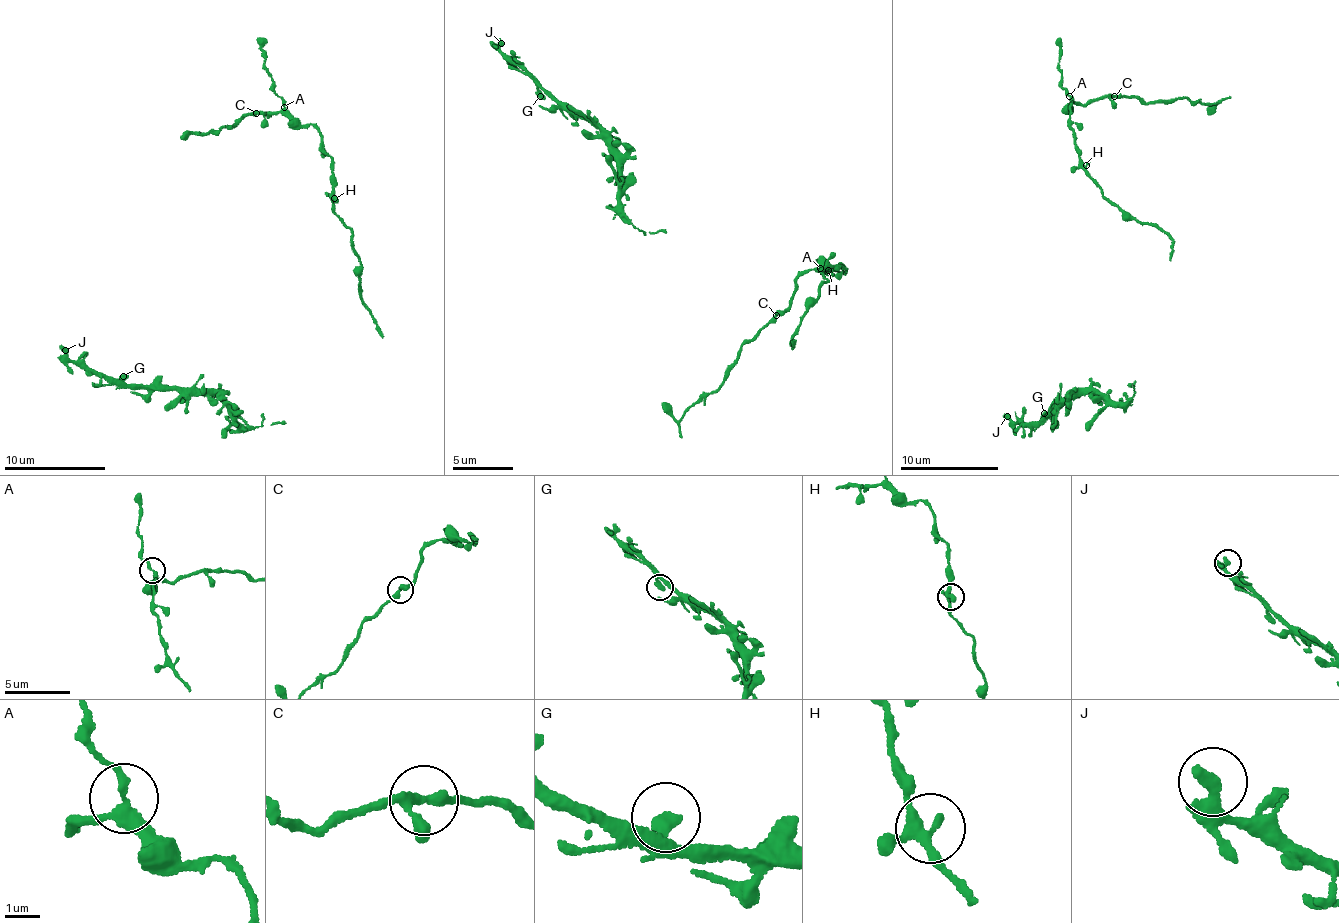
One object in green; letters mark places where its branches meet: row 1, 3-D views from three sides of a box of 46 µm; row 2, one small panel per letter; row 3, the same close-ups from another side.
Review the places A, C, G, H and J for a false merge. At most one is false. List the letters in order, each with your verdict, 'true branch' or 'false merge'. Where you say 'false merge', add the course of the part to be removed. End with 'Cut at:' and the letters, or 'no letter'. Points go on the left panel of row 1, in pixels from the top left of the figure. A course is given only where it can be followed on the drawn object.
A: true branch
C: true branch
G: true branch
H: true branch
J: true branch
Cut at: no letter

